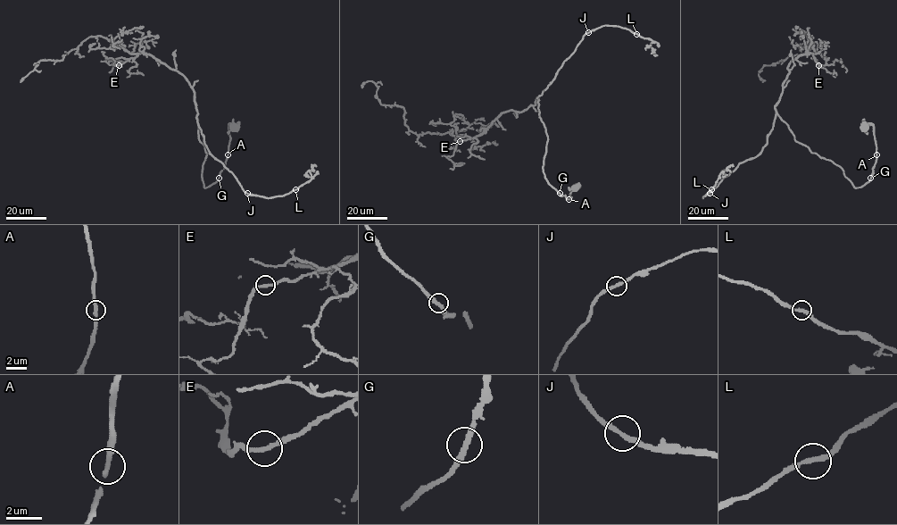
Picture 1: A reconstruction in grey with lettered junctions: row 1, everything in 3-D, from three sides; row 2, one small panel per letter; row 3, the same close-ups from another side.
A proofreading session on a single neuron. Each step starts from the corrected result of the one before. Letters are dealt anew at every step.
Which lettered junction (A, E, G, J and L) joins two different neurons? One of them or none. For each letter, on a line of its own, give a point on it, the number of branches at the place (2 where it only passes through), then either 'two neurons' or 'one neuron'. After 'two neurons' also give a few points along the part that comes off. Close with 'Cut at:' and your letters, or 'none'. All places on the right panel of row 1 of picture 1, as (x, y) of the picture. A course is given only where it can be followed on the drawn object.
A: at (876, 154); 2 branches meet; one neuron
E: at (818, 65); 2 branches meet; one neuron
G: at (870, 178); 2 branches meet; one neuron
J: at (710, 193); 2 branches meet; one neuron
L: at (711, 189); 2 branches meet; one neuron
Cut at: none

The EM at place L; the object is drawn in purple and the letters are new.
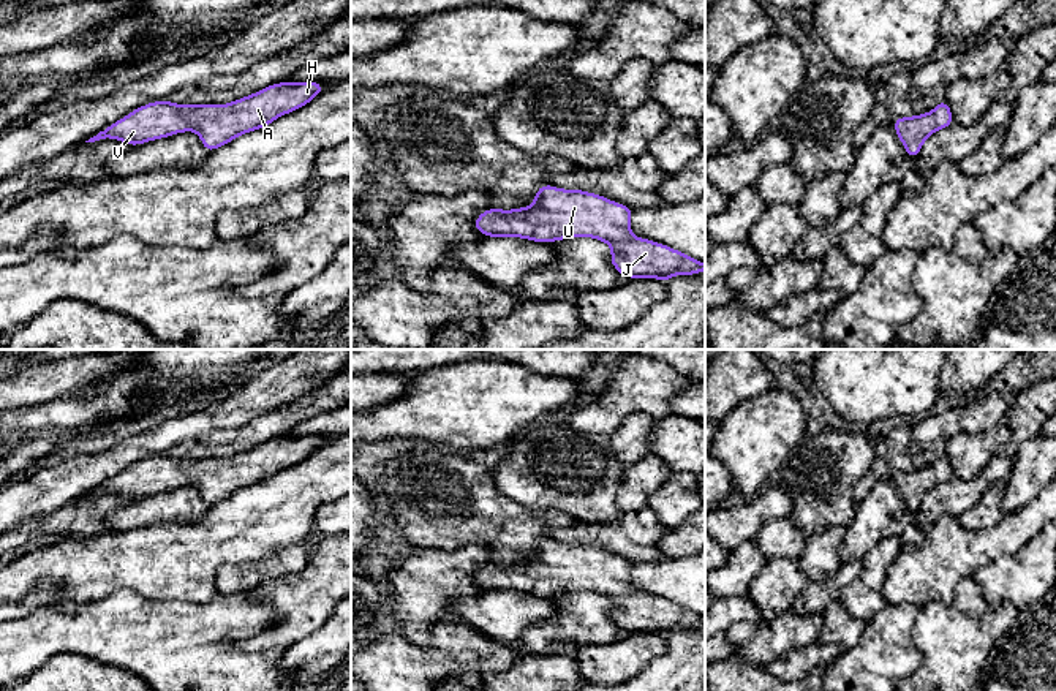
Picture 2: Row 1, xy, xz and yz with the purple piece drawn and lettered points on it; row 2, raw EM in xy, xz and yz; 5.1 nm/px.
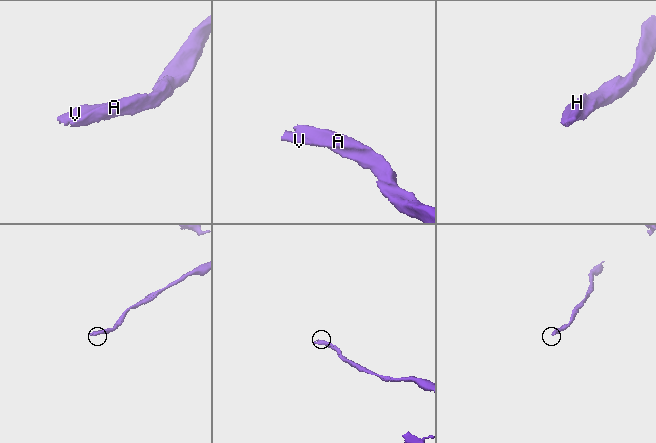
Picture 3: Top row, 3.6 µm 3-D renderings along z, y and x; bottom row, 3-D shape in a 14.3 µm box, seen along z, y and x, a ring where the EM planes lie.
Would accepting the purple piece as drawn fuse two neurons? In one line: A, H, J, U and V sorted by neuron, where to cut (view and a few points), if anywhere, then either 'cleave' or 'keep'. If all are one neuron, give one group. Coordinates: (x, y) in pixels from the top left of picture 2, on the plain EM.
A H J U V; no cut; keep

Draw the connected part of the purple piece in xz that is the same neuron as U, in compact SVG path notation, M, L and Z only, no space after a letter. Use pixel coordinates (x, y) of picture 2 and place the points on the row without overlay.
M549 538L536 544L536 553L526 561L512 565L487 563L473 577L485 591L520 591L539 598L571 591L593 591L612 601L610 618L626 632L656 632L666 636L675 629L696 629L705 625L705 617L669 599L631 588L632 563L601 549L583 544L564 544Z

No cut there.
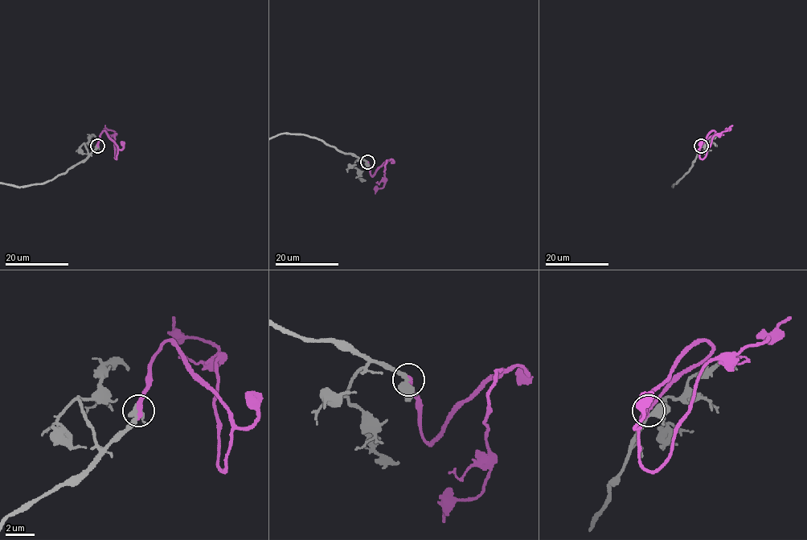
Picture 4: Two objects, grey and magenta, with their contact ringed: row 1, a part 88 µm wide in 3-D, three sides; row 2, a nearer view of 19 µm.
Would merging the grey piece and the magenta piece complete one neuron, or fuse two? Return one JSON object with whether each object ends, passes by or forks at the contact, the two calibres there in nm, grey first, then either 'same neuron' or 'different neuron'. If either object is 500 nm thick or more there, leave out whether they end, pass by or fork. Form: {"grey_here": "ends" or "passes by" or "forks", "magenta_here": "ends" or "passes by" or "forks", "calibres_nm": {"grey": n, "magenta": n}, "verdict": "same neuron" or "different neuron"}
{"grey_here": "forks", "magenta_here": "ends", "calibres_nm": {"grey": 360, "magenta": 300}, "verdict": "same neuron"}

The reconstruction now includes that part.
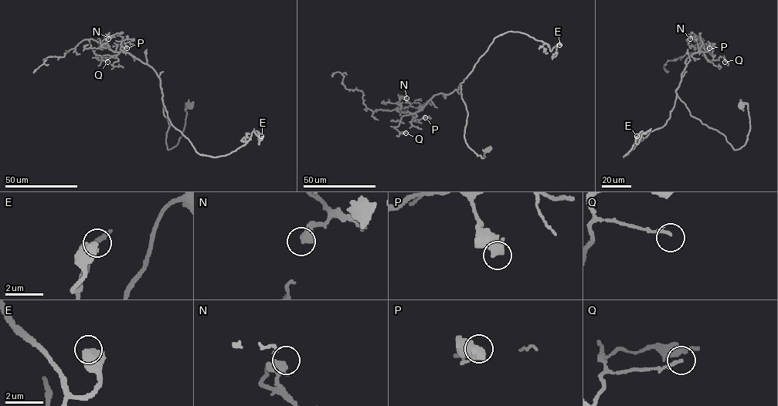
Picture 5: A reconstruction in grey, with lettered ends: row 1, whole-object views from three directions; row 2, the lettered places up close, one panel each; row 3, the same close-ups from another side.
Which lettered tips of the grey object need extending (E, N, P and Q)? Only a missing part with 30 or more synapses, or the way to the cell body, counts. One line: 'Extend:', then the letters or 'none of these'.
Extend: E

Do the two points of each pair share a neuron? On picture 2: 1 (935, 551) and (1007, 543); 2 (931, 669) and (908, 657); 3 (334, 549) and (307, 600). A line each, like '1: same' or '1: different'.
1: same
2: different
3: same

